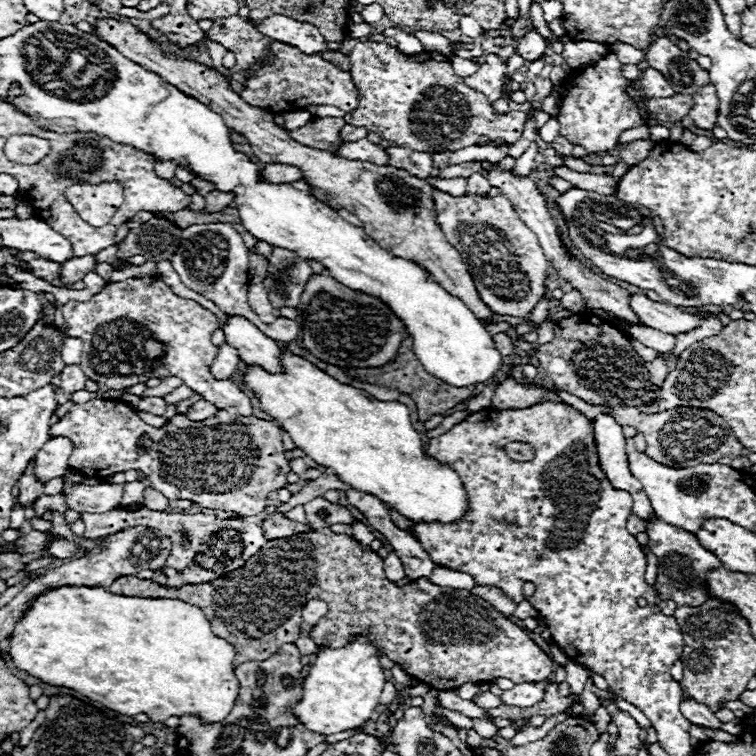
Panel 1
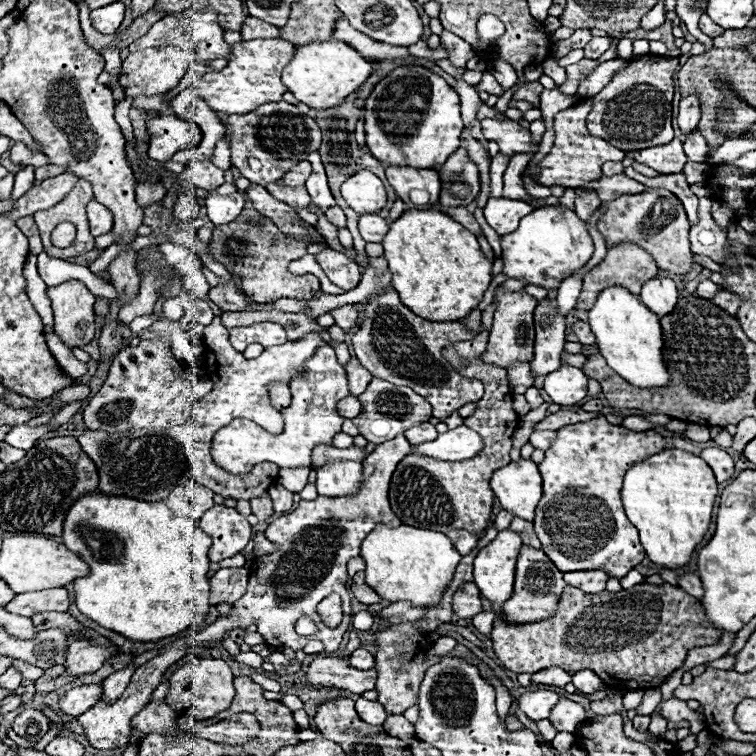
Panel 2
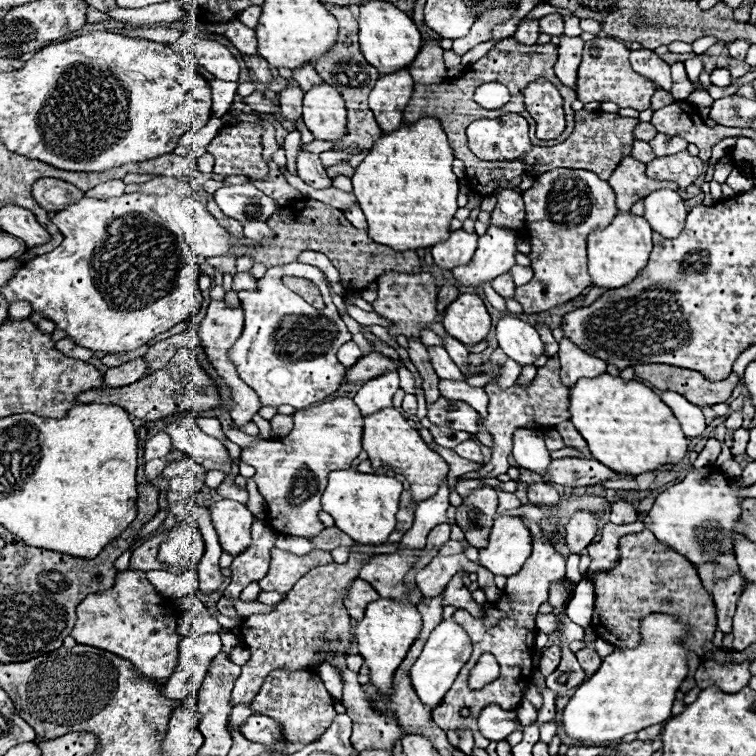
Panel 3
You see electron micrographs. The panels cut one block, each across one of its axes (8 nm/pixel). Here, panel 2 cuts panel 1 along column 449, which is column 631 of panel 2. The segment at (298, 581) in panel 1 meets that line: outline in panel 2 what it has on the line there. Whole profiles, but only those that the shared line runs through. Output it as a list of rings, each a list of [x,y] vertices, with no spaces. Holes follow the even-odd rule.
[[[638,584],[628,590],[620,590],[620,592],[604,590],[598,594],[586,594],[574,586],[566,586],[564,592],[560,594],[558,608],[550,618],[538,622],[514,624],[508,622],[502,614],[498,614],[490,634],[496,656],[502,660],[502,664],[508,670],[516,674],[540,672],[540,668],[548,668],[552,664],[564,668],[568,674],[588,668],[594,670],[608,688],[616,688],[616,690],[658,688],[668,674],[672,674],[676,668],[684,664],[686,652],[690,648],[716,644],[720,636],[722,632],[716,632],[704,620],[702,604],[694,596],[672,584],[662,584],[662,586]]]

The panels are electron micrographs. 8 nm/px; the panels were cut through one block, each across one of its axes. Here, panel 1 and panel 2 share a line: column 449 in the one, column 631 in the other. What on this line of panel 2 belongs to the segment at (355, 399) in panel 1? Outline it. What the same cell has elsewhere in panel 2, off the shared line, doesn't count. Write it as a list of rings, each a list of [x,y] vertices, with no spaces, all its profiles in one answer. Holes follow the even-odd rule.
[[[666,448],[664,452],[632,464],[624,476],[620,494],[626,516],[638,528],[648,558],[664,568],[680,568],[690,562],[694,548],[700,544],[710,524],[714,498],[718,494],[716,480],[724,482],[734,476],[734,460],[722,448],[704,448],[700,456],[680,448]]]

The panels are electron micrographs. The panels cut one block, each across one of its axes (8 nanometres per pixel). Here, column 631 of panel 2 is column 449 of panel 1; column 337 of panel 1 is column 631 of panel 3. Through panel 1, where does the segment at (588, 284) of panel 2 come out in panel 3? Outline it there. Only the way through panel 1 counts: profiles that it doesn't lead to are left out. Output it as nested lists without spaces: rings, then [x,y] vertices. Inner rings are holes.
[[[626,156],[618,168],[614,170],[614,174],[610,176],[610,186],[614,188],[616,194],[616,206],[620,212],[628,212],[632,208],[634,202],[646,198],[650,192],[660,190],[660,188],[672,188],[678,190],[678,185],[671,181],[656,182],[652,178],[646,176],[646,164],[642,164],[640,160]]]

